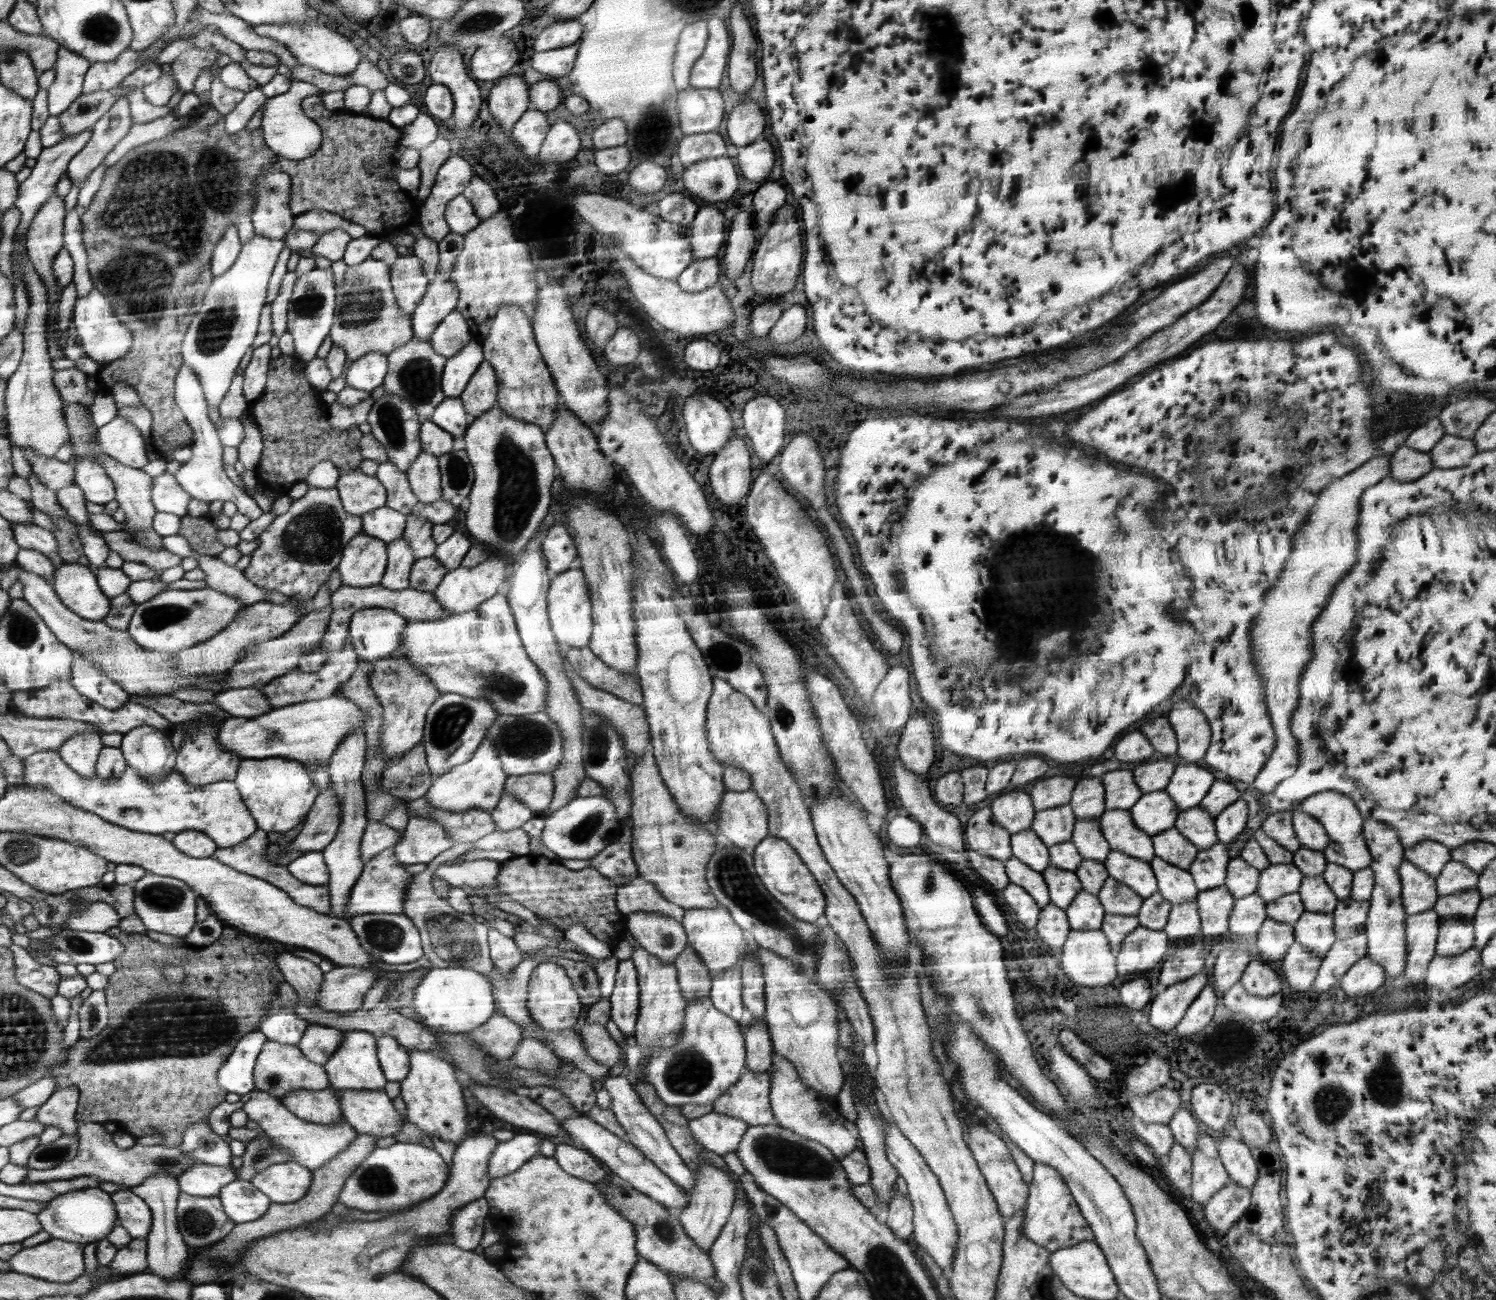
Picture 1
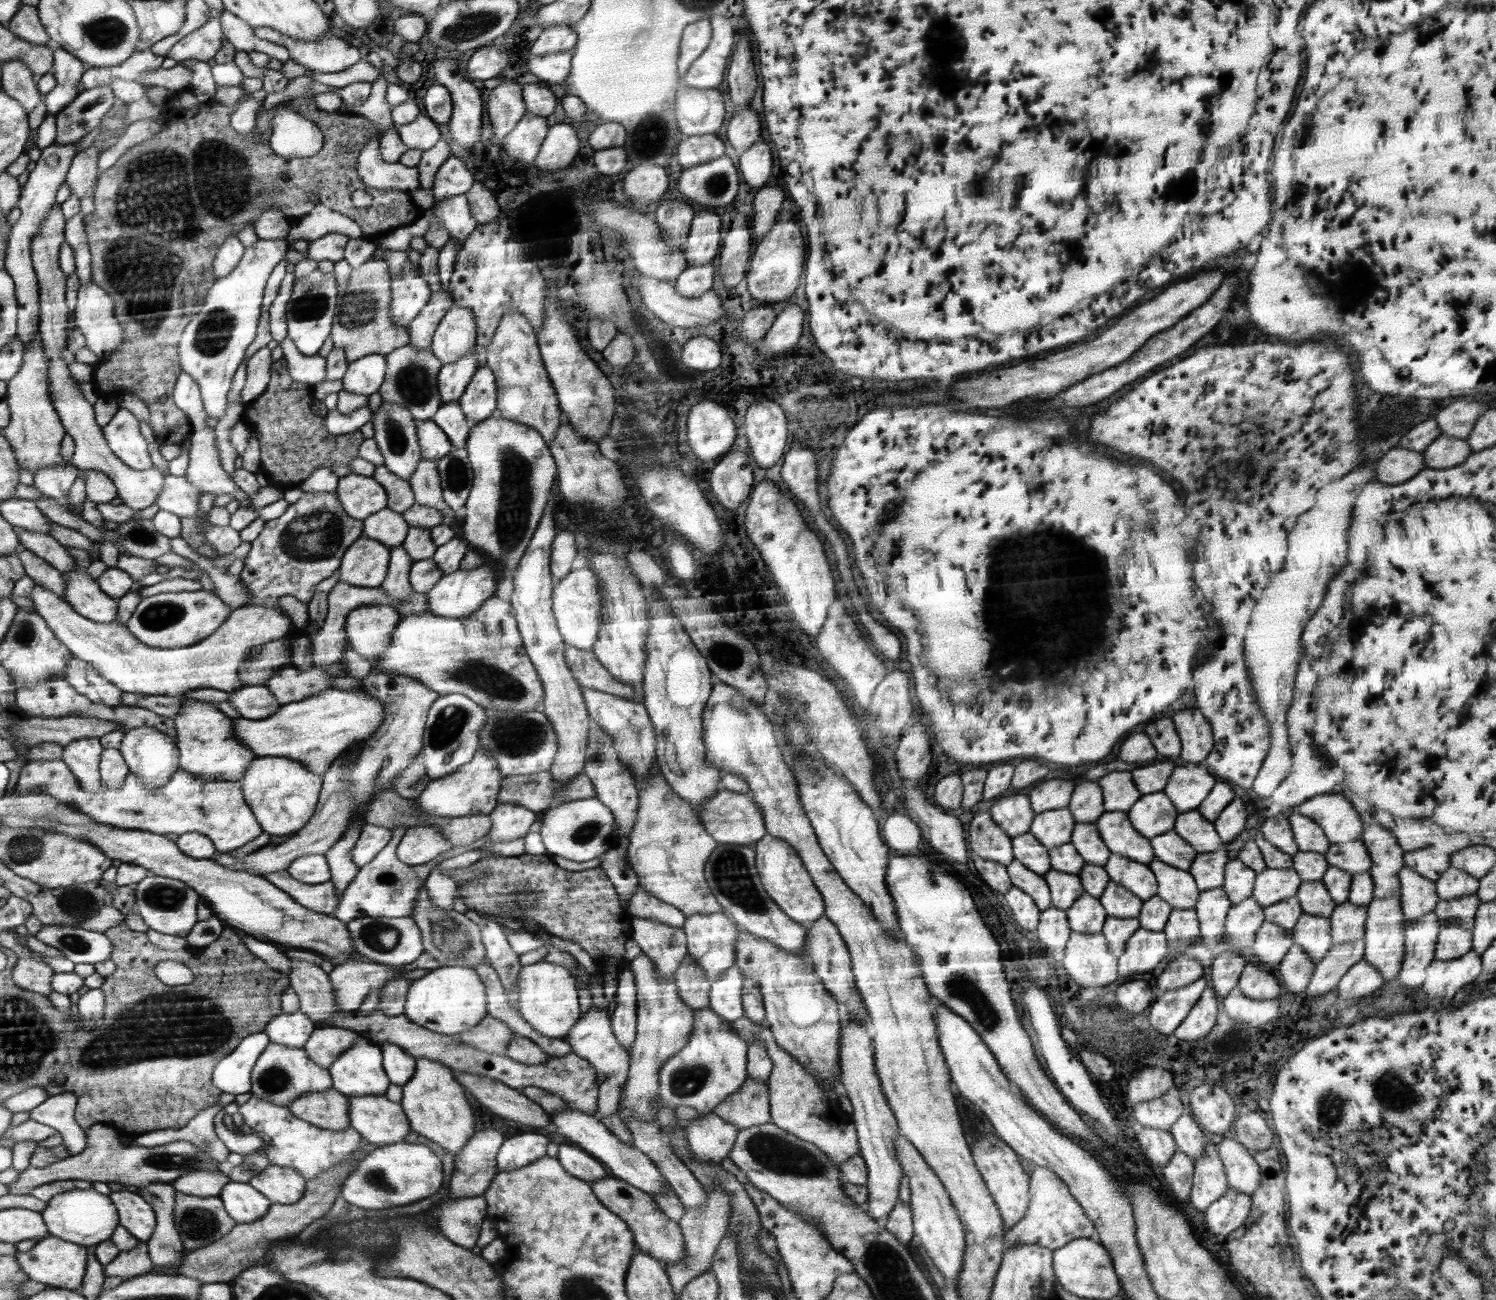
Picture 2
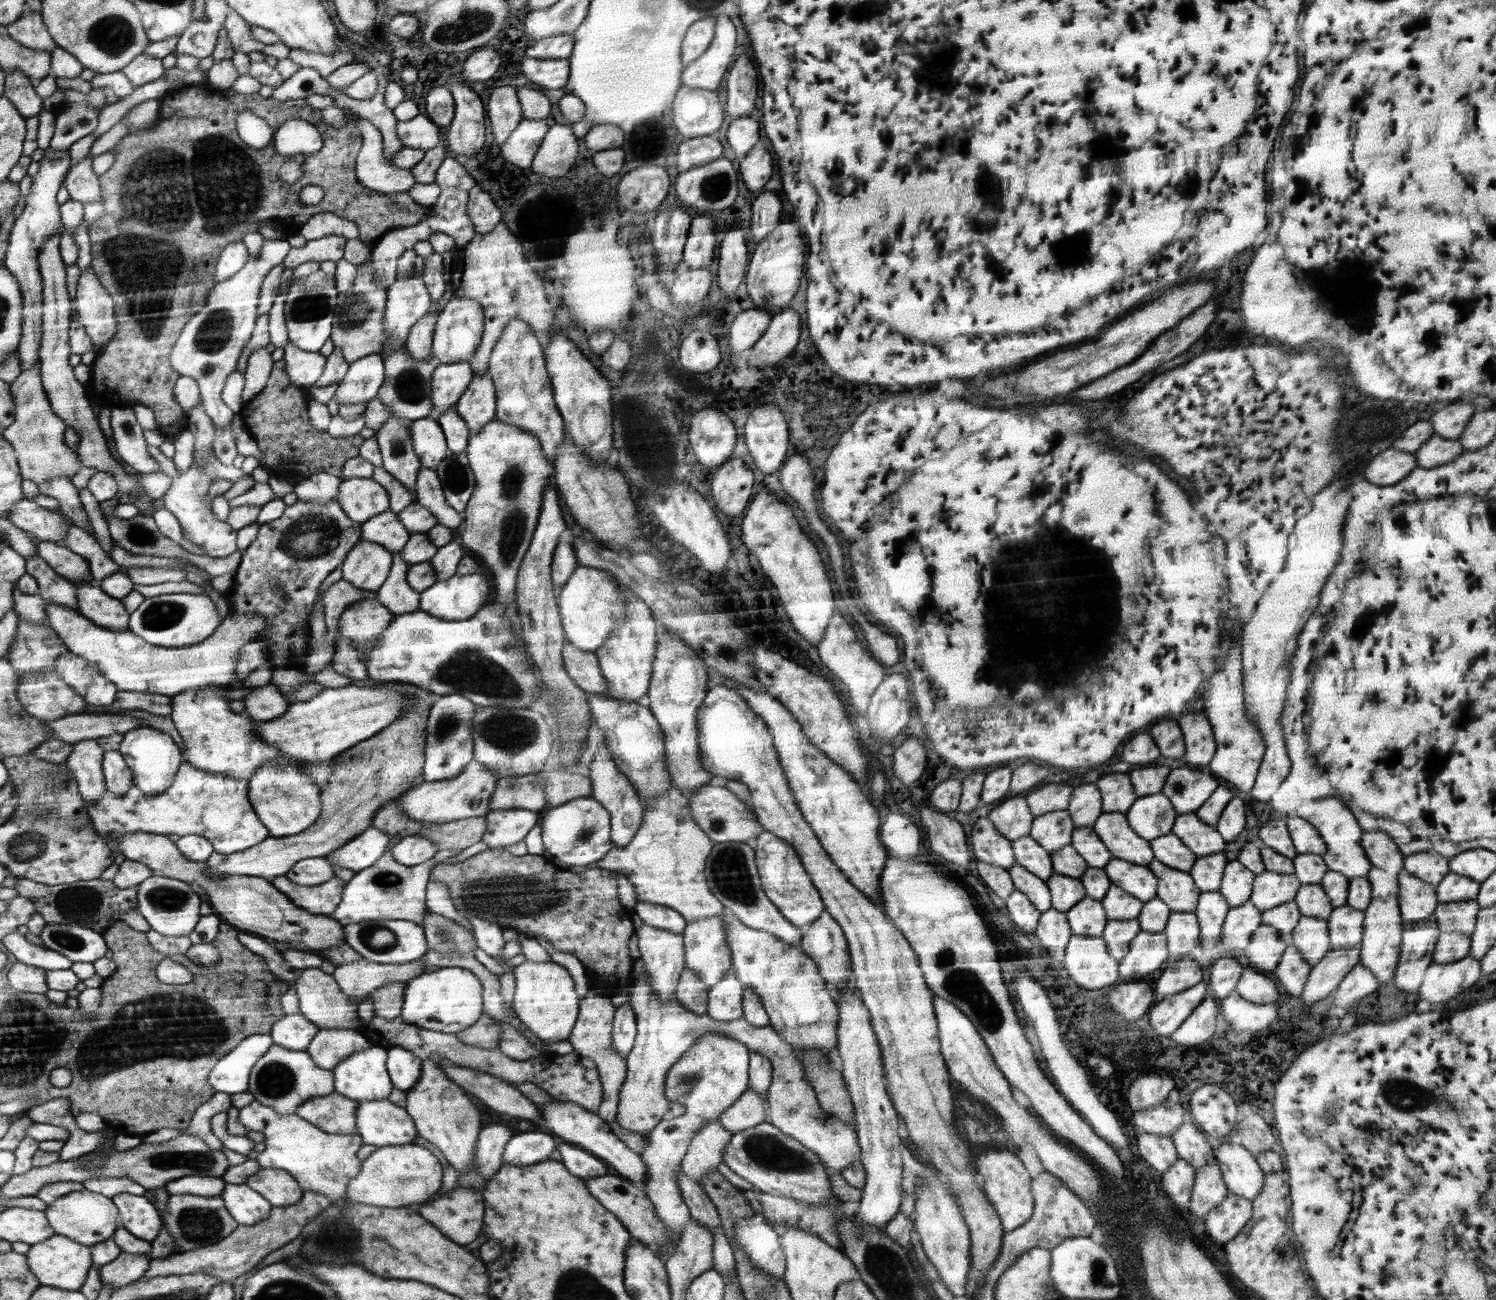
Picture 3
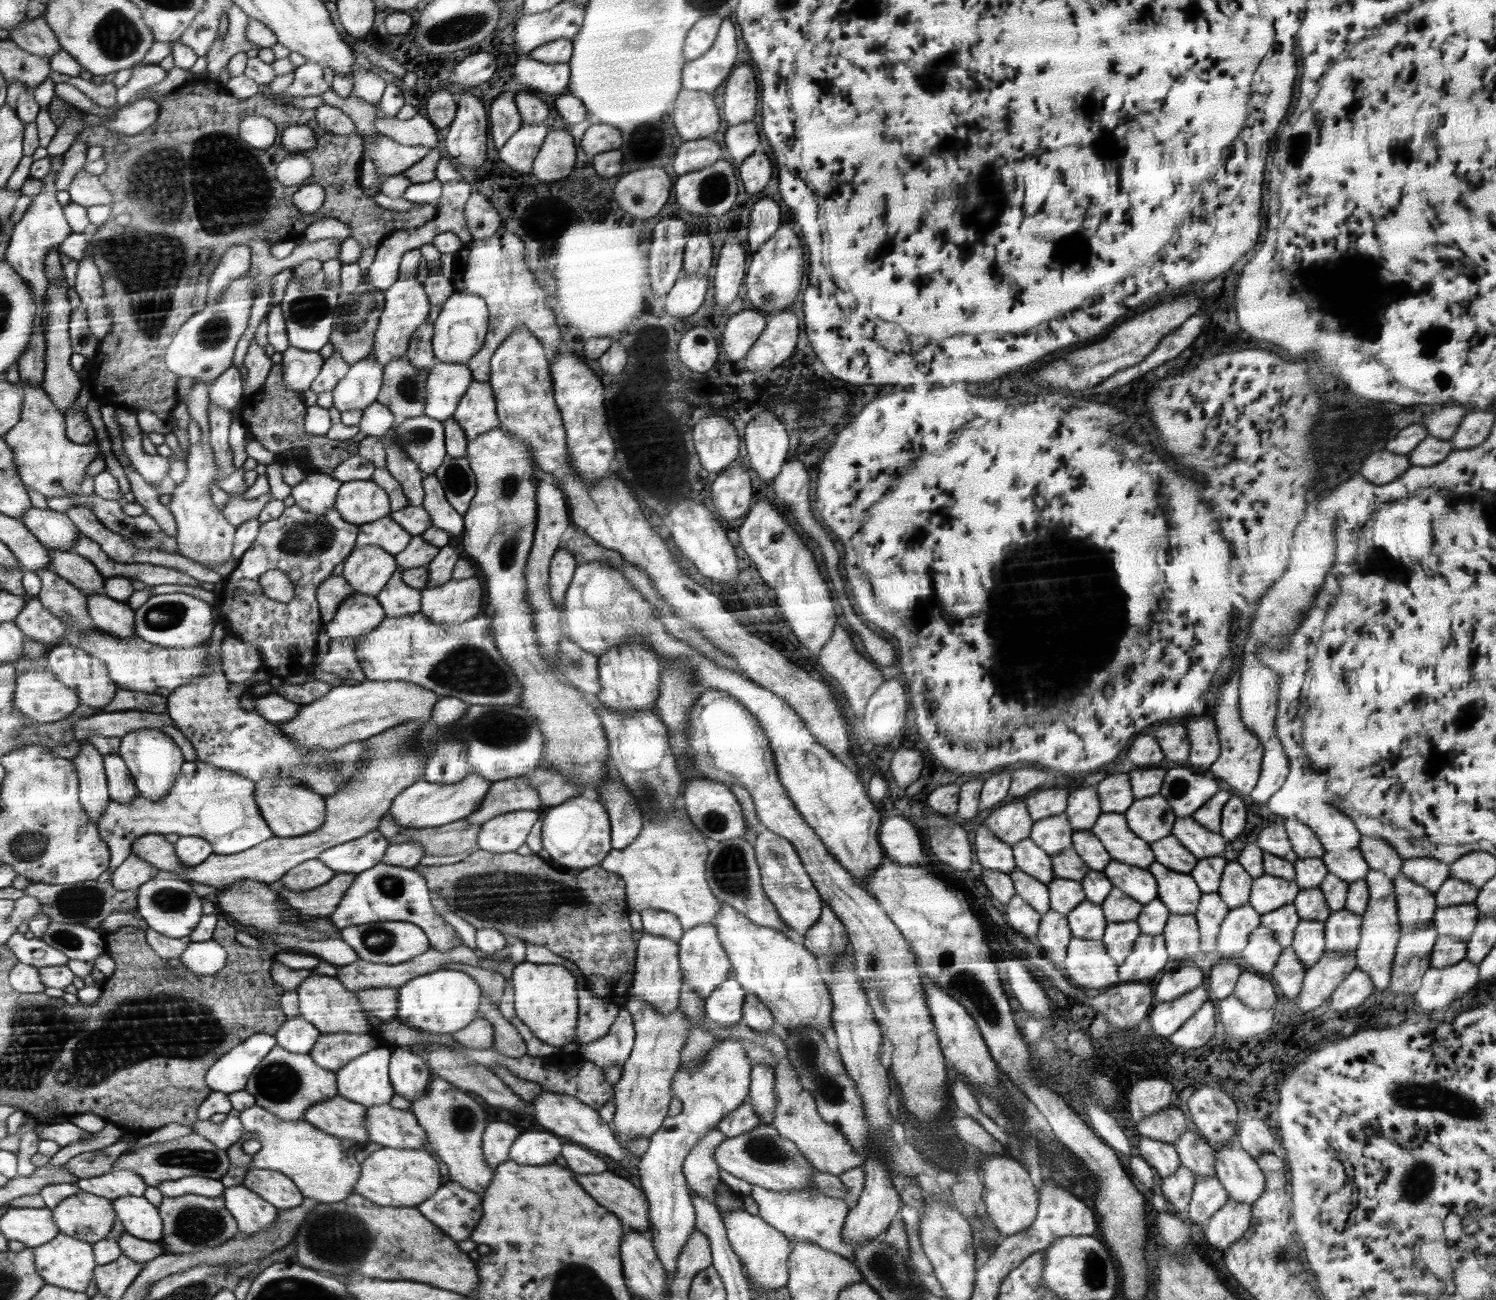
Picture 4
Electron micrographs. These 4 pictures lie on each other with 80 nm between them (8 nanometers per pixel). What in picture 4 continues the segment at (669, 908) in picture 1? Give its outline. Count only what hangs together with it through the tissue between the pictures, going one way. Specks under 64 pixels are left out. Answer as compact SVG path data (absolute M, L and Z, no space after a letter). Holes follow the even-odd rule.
M648 909L647 911L640 911L636 918L638 918L639 928L643 932L668 937L677 943L683 938L683 925L680 924L675 914Z

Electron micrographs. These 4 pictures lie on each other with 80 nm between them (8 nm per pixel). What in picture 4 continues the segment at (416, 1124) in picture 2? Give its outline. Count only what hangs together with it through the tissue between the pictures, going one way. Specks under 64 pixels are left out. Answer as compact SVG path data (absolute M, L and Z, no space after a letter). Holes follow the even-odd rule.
M434 1073L430 1080L430 1090L422 1099L412 1101L411 1104L408 1110L415 1113L419 1124L426 1129L427 1142L440 1156L440 1160L443 1160L448 1166L451 1182L482 1199L494 1180L495 1171L488 1165L482 1149L486 1118L484 1118L480 1104L468 1098L451 1081L444 1080Z

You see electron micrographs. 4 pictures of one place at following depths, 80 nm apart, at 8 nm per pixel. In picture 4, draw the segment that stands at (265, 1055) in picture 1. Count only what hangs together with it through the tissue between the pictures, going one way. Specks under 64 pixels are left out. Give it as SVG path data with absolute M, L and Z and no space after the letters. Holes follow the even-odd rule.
M277 1044L254 1067L245 1090L255 1096L256 1105L282 1120L298 1120L303 1119L308 1108L338 1095L338 1080L335 1071L320 1068L309 1054L290 1052Z

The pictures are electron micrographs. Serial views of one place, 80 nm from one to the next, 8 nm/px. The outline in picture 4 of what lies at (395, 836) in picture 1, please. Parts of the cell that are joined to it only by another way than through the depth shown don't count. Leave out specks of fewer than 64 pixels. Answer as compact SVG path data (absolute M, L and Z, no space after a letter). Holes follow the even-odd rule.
M372 831L357 840L333 847L318 857L338 873L361 873L376 866L389 848L380 831Z

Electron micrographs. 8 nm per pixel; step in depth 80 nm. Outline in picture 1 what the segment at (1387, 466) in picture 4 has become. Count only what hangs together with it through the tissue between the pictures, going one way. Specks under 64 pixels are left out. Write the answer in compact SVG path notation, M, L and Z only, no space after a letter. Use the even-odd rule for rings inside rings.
M1400 446L1391 455L1390 478L1400 481L1411 481L1424 476L1434 468L1428 452L1418 452L1408 446Z

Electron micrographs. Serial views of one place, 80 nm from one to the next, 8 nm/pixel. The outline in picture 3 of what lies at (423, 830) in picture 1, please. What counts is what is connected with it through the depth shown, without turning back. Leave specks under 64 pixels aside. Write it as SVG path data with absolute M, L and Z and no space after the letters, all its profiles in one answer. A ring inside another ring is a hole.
M406 836L390 848L392 858L406 866L416 866L432 859L436 854L436 846L432 840L420 836Z

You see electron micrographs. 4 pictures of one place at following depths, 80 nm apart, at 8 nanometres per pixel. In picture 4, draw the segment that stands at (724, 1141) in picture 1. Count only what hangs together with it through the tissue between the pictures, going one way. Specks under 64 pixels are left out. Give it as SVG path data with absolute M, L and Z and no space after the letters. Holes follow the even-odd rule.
M718 1128L708 1131L706 1136L696 1144L683 1164L683 1172L691 1192L698 1194L702 1200L716 1206L716 1185L721 1184L719 1166L714 1158L716 1148L727 1139Z

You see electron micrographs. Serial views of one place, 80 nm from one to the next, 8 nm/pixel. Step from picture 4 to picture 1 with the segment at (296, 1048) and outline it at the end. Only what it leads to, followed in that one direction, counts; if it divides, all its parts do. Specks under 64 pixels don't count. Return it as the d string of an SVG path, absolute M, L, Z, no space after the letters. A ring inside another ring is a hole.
M281 1010L280 1013L266 1016L257 1030L265 1034L267 1040L297 1045L309 1026L311 1026L310 1022L302 1016Z

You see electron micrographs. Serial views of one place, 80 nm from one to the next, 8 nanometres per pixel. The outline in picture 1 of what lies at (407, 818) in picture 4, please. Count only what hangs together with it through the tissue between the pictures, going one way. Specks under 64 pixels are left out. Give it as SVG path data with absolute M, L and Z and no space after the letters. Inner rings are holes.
M485 739L479 749L467 763L454 767L451 771L433 778L433 784L424 795L429 805L449 811L467 811L482 809L489 813L494 811L506 788L507 774L502 768L502 760L494 744Z

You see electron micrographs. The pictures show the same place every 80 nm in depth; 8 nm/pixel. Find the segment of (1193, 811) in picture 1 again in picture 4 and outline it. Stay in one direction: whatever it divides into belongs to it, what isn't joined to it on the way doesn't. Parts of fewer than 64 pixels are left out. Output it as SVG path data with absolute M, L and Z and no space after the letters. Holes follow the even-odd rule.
M1177 817L1172 835L1196 859L1218 856L1225 850L1226 840L1220 833L1212 832L1190 817Z

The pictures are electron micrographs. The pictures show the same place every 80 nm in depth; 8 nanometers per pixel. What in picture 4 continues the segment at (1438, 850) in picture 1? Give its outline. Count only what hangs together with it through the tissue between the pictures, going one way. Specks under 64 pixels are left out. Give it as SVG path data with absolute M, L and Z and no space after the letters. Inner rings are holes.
M1417 857L1403 862L1401 873L1429 891L1436 892L1442 883L1450 877L1449 865L1429 857Z

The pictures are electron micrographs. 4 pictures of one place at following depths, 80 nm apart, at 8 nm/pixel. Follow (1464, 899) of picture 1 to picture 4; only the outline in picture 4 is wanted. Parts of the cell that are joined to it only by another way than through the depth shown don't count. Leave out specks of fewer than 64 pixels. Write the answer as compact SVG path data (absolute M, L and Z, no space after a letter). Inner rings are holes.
M1473 903L1437 907L1432 925L1438 936L1453 936L1454 939L1466 941L1474 932L1479 913Z

